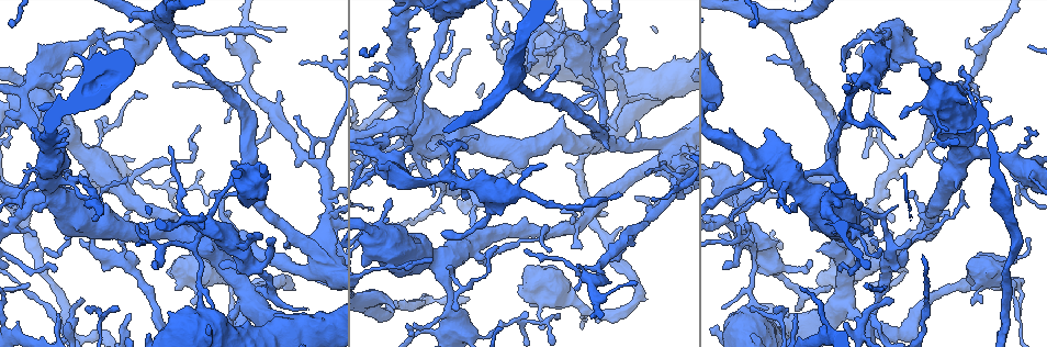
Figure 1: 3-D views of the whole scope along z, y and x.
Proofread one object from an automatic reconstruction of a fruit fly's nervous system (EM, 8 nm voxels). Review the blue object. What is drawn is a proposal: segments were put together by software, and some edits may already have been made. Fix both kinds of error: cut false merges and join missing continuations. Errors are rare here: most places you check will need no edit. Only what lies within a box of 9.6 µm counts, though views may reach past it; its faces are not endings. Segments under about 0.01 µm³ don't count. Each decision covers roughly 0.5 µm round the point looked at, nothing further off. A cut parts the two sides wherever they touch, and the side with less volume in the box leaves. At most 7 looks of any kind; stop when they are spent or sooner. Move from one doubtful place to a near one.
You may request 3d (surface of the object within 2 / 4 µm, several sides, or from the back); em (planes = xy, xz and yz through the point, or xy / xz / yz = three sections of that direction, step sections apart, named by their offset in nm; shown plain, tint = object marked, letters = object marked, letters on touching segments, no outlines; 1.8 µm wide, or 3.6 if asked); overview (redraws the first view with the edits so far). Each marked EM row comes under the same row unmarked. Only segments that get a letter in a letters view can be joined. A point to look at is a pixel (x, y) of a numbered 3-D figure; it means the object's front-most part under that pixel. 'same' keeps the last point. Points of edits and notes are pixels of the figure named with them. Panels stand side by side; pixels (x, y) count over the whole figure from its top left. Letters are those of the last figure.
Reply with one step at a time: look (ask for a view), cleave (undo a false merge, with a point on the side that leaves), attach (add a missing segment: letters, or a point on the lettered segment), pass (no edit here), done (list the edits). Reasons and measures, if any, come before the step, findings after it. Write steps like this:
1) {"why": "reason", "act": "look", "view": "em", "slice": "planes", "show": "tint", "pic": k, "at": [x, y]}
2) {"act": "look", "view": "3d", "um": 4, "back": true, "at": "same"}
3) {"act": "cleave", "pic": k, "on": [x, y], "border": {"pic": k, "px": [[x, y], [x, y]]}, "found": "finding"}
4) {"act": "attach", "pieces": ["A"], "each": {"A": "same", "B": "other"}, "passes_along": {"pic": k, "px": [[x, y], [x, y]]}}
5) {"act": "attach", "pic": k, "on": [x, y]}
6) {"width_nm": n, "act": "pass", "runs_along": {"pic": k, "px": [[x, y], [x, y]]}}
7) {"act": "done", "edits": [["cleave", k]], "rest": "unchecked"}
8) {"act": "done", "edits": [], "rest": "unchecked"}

{"why": "touches itself", "act": "look", "view": "3d", "um": 4, "pic": 1, "at": [376, 240]}

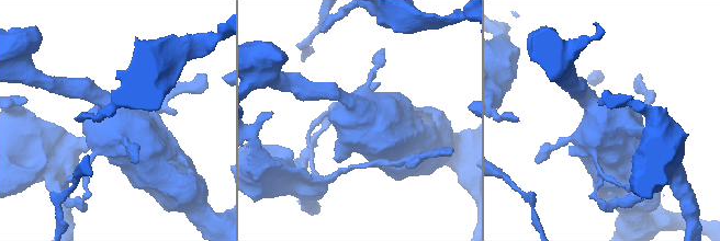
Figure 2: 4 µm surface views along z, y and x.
{"act": "look", "view": "em", "um": 3.6, "slice": "yz", "step": 4, "show": "tint", "pic": 2, "at": [116, 127]}

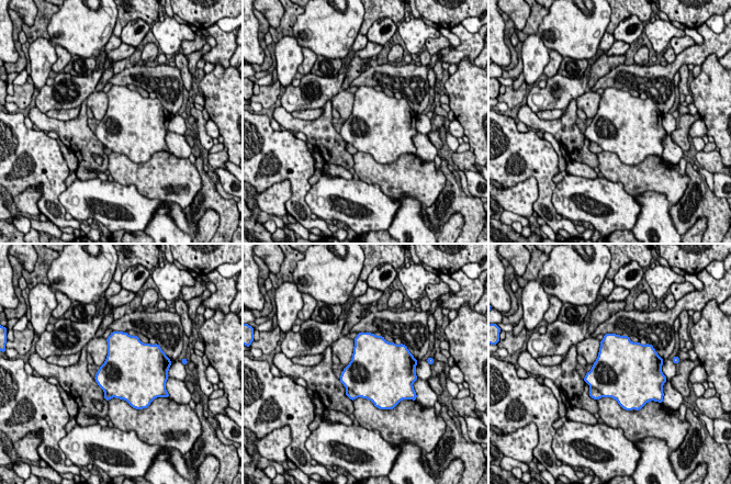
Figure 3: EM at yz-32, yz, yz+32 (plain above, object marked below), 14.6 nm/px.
{"why": "another direction", "act": "look", "view": "em", "um": 3.6, "slice": "planes", "show": "letters", "at": "same"}

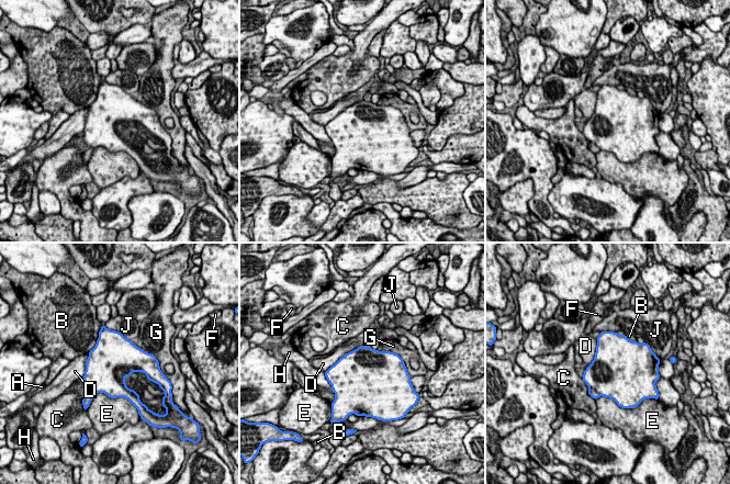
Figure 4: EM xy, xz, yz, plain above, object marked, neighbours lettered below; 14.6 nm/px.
{"act": "cleave", "pic": 4, "on": [592, 392], "each": {"A": "other", "B": "other", "C": "other", "D": "other", "E": "other", "F": "other", "G": "other", "H": "other", "J": "other"}, "border": {"pic": 4, "px": [[590, 386], [601, 395]]}, "found": "two neurons meet here"}

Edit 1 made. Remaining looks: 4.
{"why": "thin arm on a thick one", "act": "look", "view": "em", "um": 3.6, "slice": "yz", "step": 8, "show": "tint", "pic": 1, "at": [474, 252]}

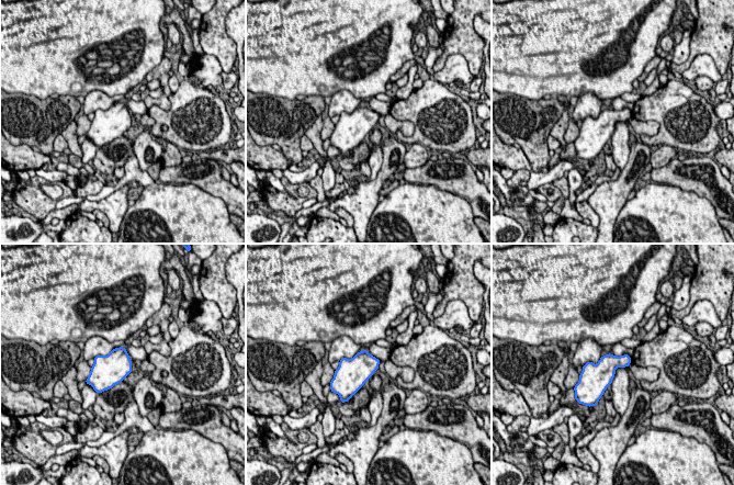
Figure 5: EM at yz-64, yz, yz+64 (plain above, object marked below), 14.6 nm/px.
{"why": "another direction", "act": "look", "view": "em", "um": 3.6, "slice": "xz", "step": 4, "show": "tint", "at": "same"}

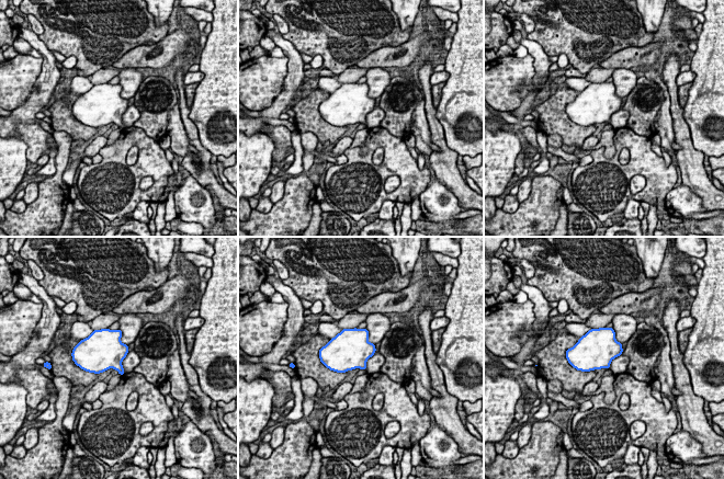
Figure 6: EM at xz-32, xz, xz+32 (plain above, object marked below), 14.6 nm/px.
{"why": "what lies round it", "act": "look", "view": "em", "um": 3.6, "slice": "xz", "step": 4, "show": "letters", "at": "same"}

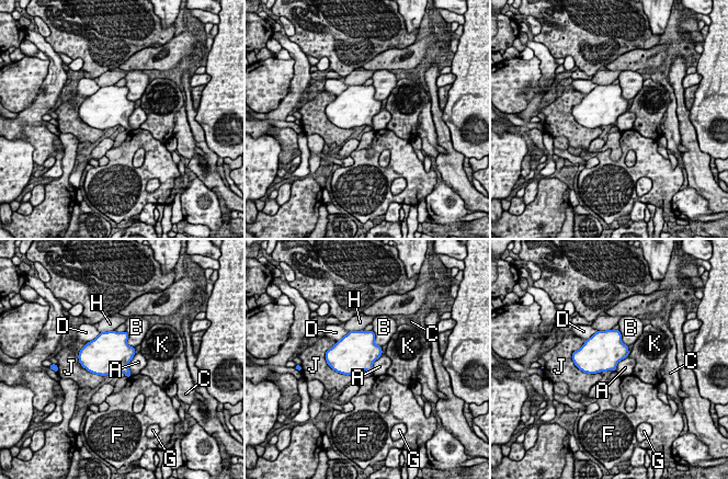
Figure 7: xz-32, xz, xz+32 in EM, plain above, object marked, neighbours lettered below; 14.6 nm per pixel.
{"width_nm": 440, "act": "pass", "each": {"A": "other", "B": "other", "C": "other", "D": "other", "F": "other", "G": "other", "H": "other", "J": "other", "K": "other"}, "border": {"pic": 7, "px": [[135, 352], [128, 364], [131, 374]]}, "found": "continuous, no second neuron"}

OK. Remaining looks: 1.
{"why": "abrupt turn", "act": "look", "view": "em", "slice": "yz", "step": 16, "show": "letters", "pic": 1, "at": [27, 209]}

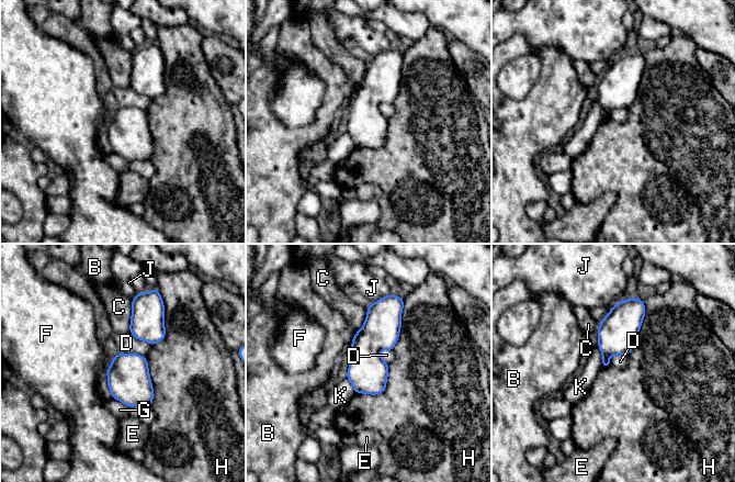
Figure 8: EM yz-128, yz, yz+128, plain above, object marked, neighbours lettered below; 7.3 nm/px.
{"longest_contact_nm": ["H", 340], "act": "pass", "each": {"B": "other", "C": "other", "D": "other", "E": "other", "F": "other", "G": "other", "H": "other", "J": "other", "K": "other"}, "found": "all the same neuron"}

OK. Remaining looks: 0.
{"act": "done", "edits": [["cleave", 4]], "rest": "unchecked"}

